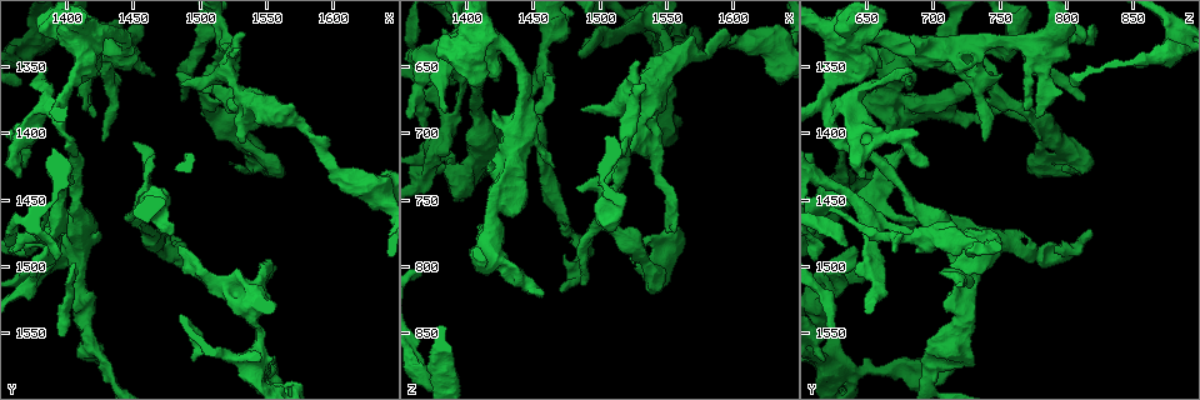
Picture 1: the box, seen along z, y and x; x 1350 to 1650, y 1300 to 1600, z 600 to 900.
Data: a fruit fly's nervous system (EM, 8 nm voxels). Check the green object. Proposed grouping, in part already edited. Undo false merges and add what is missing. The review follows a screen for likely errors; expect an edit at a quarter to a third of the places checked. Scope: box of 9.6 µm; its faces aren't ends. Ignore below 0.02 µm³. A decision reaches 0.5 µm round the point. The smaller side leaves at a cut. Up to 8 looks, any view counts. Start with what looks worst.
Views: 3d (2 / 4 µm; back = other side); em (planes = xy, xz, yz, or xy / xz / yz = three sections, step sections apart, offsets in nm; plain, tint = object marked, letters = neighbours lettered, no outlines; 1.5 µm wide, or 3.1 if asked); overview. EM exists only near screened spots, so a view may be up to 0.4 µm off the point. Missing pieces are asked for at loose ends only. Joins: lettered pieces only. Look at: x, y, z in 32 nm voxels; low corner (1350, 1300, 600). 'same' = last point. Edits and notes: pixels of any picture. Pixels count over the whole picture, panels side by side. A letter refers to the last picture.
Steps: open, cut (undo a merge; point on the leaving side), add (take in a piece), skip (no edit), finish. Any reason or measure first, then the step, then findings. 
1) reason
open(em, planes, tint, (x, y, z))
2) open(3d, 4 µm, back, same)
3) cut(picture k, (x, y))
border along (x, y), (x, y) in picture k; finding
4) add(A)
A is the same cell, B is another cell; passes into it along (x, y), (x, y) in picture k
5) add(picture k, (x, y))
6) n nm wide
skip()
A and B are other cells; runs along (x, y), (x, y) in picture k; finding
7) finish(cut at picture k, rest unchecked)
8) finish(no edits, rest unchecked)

free end
open(em, xz, step 4, letters, (1486, 1486, 644))

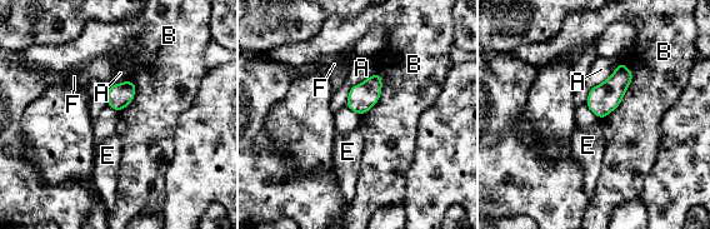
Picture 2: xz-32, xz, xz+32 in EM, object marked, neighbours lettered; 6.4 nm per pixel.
open(em, planes, letters, same)

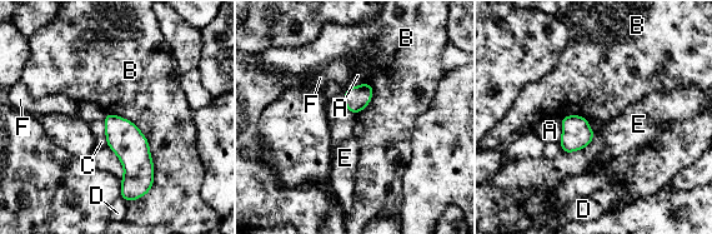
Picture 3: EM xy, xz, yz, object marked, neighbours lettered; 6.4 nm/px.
skip()
A, B, C, D, E and F are other cells; border along (108, 111), (148, 142), (139, 199) in picture 3; no lettered piece goes on from it

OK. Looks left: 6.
three arms meet
open(3d, 2 µm, (1376, 1480, 722))

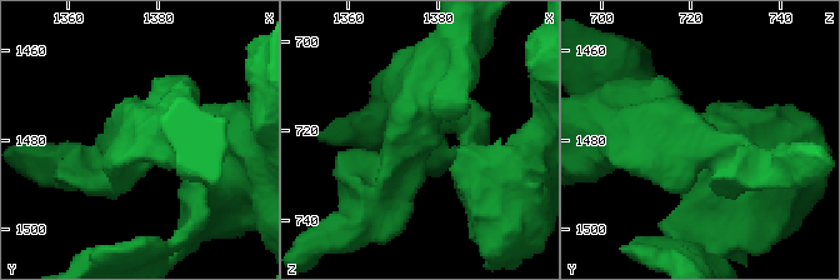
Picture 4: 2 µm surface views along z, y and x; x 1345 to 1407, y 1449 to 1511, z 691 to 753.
open(em, xz, step 8, tint, (1376, 1481, 721))

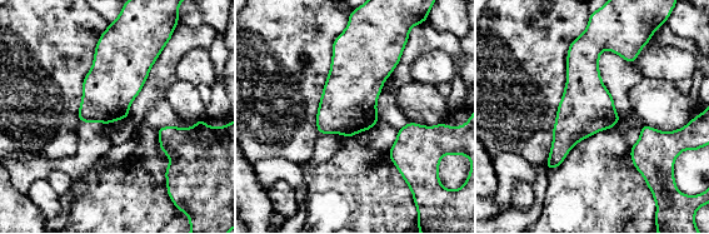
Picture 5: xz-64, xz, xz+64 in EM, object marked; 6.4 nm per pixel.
cut it another way
open(em, xy, step 4, letters, same)

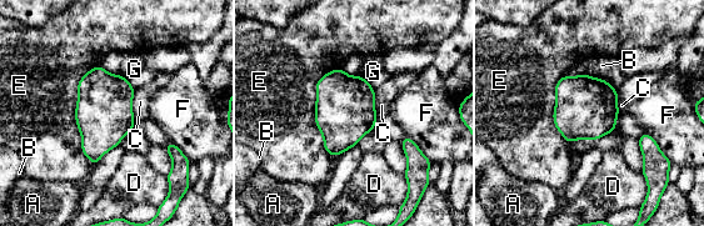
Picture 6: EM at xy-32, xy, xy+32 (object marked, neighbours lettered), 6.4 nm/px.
skip()
A, B, C, D, E, F and G are other cells; one neuron here

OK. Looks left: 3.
free end
open(3d, 4 µm, (1384, 1356, 684))

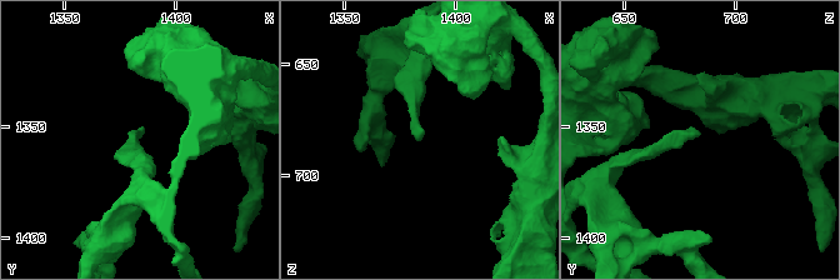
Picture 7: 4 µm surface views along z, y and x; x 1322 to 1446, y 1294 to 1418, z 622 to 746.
open(em, planes, letters, (1385, 1355, 684))

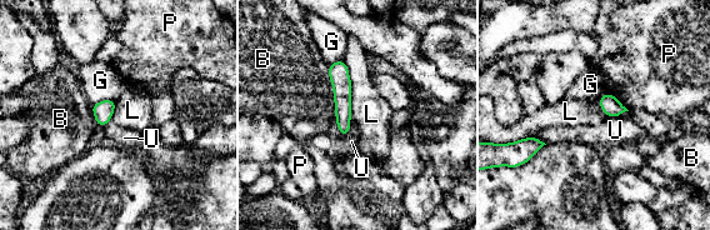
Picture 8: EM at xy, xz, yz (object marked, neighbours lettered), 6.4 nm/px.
L touches over 340 nm
skip()
B, G, L, P and U are other cells; none of them fits

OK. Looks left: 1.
finish(no edits, rest unchecked)

